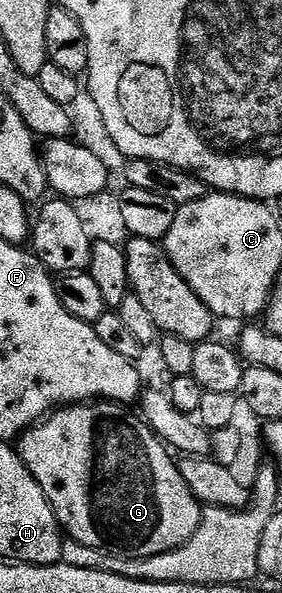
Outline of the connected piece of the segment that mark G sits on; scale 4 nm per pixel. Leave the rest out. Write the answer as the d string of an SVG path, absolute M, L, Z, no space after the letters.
M95 399L93 402L63 406L51 411L41 422L27 428L17 441L16 451L22 457L24 466L28 466L32 478L36 478L40 490L44 490L59 524L62 526L63 533L69 539L83 543L84 546L105 549L109 553L127 556L129 559L146 559L149 556L174 551L188 543L201 524L204 508L192 494L192 490L188 490L188 482L184 482L178 464L176 460L173 460L175 457L172 455L171 449L158 439L158 435L147 426L146 421L142 419L137 411L130 411L134 410L131 410L125 404L116 404L113 400Z

